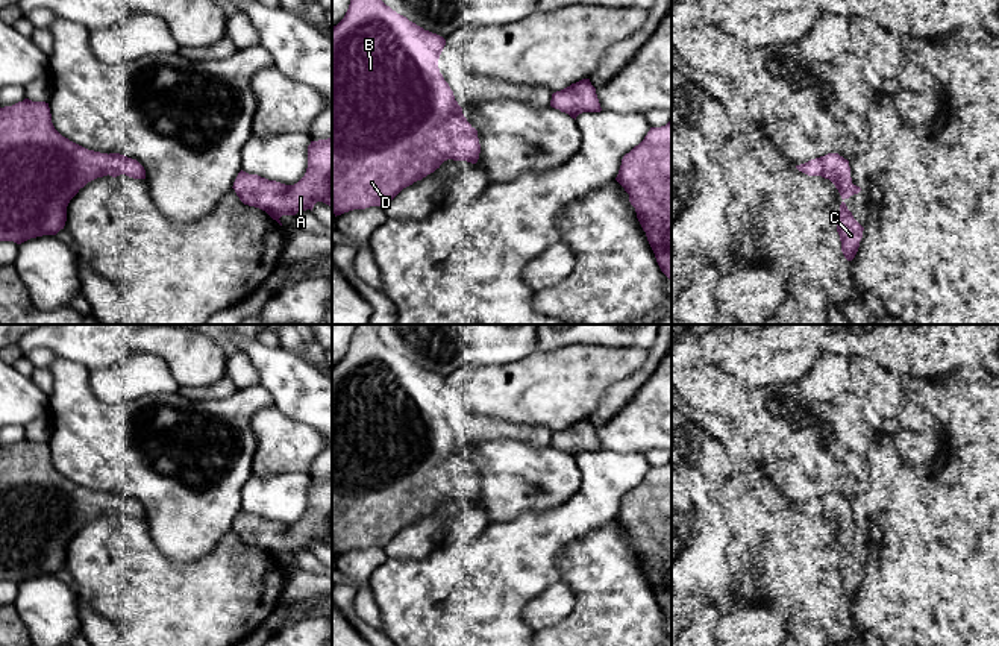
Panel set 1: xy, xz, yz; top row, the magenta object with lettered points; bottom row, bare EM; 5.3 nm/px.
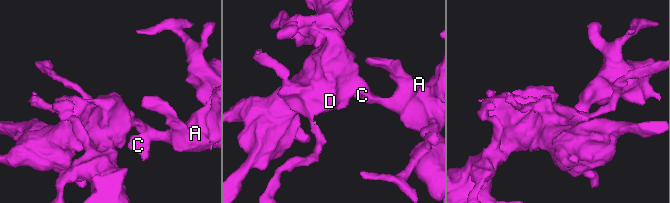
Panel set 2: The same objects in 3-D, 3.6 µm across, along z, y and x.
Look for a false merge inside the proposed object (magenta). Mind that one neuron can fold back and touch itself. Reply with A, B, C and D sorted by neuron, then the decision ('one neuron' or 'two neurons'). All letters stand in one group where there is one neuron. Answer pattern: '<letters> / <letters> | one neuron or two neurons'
A B C D | one neuron

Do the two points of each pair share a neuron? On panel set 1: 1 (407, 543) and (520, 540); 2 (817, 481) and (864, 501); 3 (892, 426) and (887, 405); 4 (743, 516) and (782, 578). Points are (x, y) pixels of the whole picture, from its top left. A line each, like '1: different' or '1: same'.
1: different
2: different
3: different
4: same

